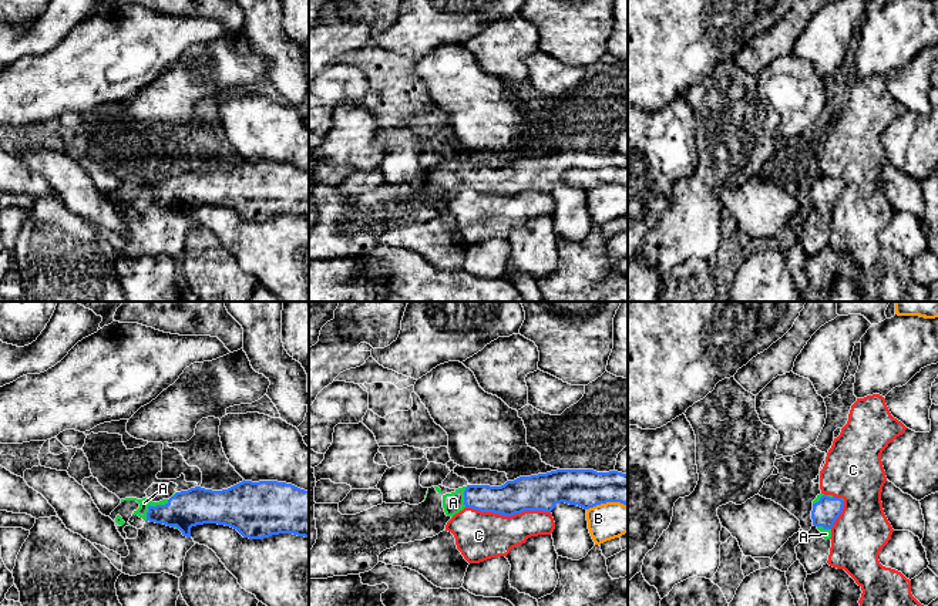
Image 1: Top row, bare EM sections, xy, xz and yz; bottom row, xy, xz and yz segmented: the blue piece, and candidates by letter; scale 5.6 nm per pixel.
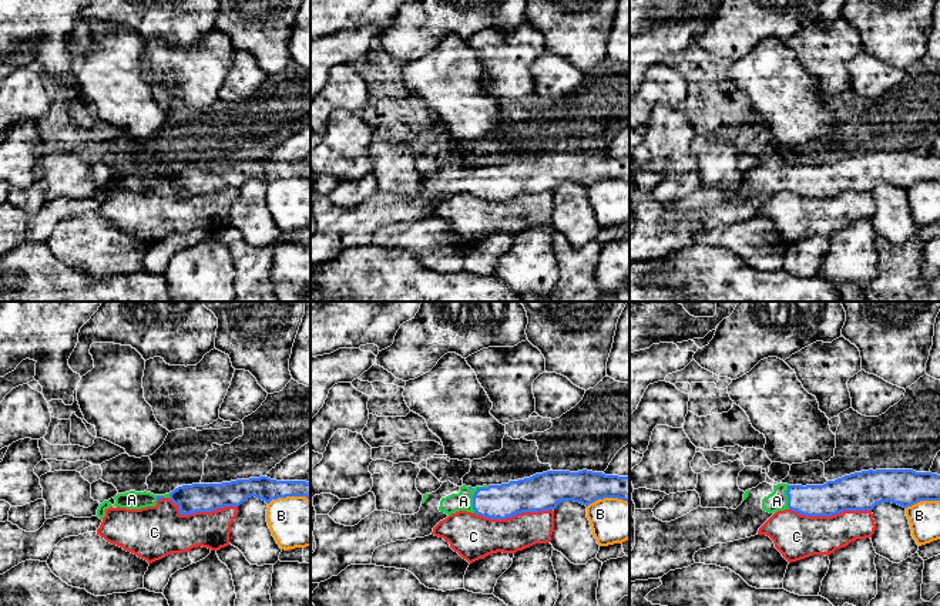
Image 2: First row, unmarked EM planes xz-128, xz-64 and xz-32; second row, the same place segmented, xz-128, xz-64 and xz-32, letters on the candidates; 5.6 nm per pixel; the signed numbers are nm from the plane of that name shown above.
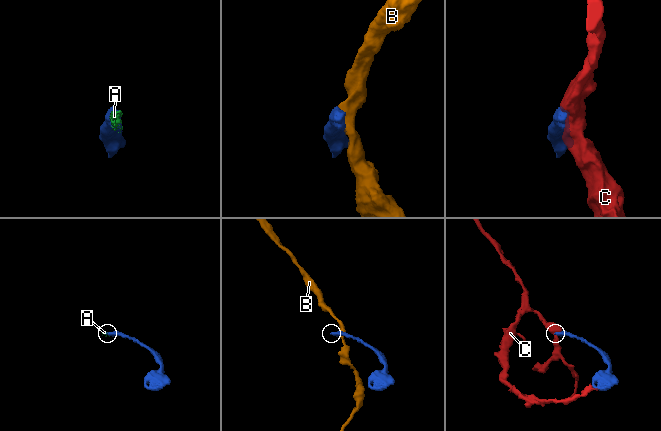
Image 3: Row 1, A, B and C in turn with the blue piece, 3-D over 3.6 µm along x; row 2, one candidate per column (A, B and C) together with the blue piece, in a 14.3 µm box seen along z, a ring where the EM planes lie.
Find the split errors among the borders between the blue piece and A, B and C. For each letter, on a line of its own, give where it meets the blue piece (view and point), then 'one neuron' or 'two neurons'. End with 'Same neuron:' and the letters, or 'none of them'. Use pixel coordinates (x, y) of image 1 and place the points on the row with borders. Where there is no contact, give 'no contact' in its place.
A: meets blue in xy at (150, 505); one neuron
B: meets blue in xz at (607, 501); two neurons
C: meets blue in xz at (508, 515); two neurons
Same neuron: A

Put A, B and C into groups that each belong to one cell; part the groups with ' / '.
A / B / C

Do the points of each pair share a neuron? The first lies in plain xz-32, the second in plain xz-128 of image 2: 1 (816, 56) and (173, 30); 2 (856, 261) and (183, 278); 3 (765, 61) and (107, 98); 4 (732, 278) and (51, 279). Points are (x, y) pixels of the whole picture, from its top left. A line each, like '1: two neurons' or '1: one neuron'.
1: two neurons
2: one neuron
3: one neuron
4: one neuron

